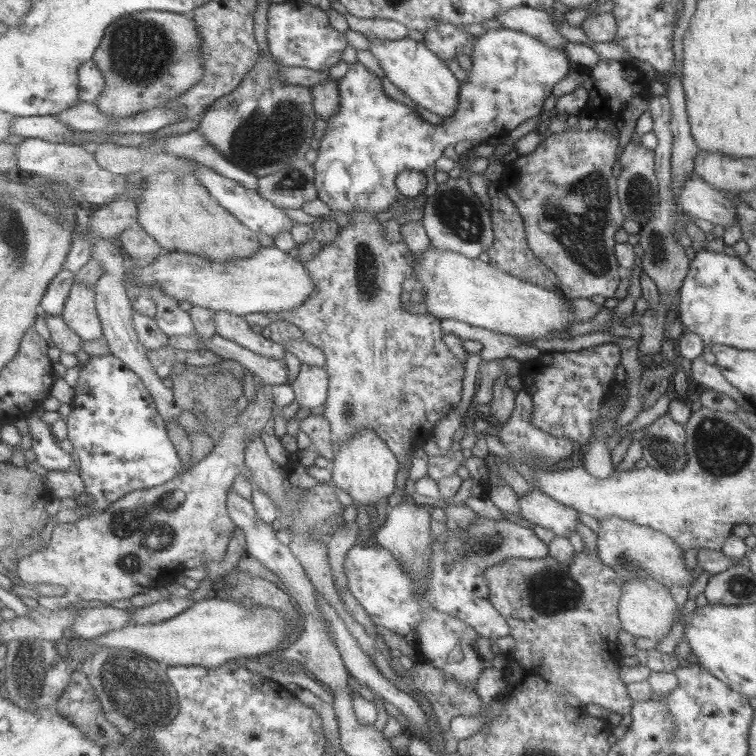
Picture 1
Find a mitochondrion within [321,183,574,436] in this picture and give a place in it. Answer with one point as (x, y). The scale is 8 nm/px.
(459, 214)

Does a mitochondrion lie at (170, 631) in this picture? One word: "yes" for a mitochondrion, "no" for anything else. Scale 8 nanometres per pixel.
no

